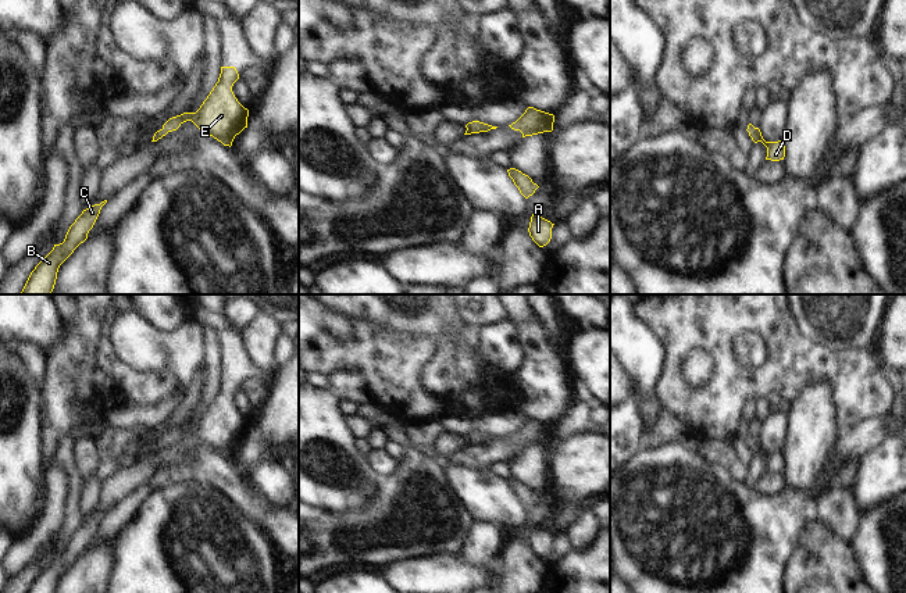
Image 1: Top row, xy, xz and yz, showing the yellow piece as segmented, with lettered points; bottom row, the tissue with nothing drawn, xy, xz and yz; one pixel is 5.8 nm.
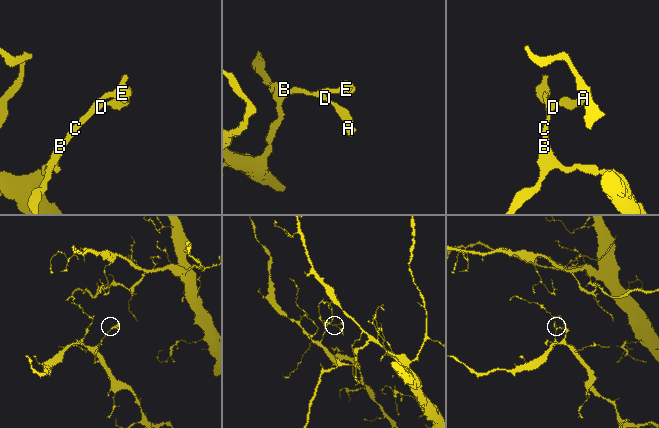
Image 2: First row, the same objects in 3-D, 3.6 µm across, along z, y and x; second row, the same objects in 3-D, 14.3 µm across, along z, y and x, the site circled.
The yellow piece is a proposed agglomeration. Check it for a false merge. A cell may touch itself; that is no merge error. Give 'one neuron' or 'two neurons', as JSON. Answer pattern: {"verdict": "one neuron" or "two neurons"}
{"verdict": "one neuron"}

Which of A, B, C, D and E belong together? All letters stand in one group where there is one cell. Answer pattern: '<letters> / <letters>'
A B C D E

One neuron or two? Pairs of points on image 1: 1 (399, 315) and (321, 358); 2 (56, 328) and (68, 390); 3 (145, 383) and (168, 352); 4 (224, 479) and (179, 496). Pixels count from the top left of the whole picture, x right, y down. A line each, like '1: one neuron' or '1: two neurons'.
1: two neurons
2: two neurons
3: two neurons
4: two neurons

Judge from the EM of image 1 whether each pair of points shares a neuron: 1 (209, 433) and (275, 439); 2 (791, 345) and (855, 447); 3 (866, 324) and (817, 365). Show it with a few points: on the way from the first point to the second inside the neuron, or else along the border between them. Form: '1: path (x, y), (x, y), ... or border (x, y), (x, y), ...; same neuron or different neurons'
1: border (249, 421), (246, 438); different neurons
2: border (876, 418), (860, 421), (842, 432); different neurons
3: border (805, 338), (830, 349), (866, 350); different neurons

